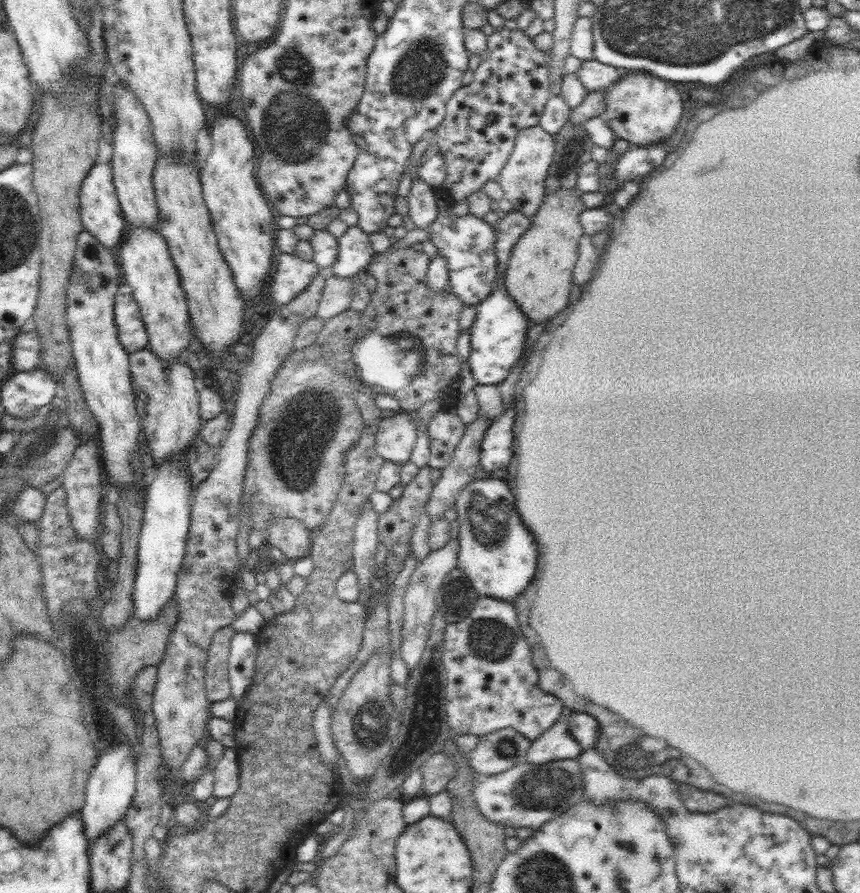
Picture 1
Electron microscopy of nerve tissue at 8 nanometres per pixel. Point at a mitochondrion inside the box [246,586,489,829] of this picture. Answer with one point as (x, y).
(368, 730)

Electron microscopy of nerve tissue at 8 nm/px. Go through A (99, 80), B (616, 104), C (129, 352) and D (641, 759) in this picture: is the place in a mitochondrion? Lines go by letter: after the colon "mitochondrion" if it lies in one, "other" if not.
A: other
B: mitochondrion
C: other
D: mitochondrion

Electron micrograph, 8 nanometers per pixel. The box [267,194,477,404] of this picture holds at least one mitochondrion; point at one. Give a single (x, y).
(415, 360)

